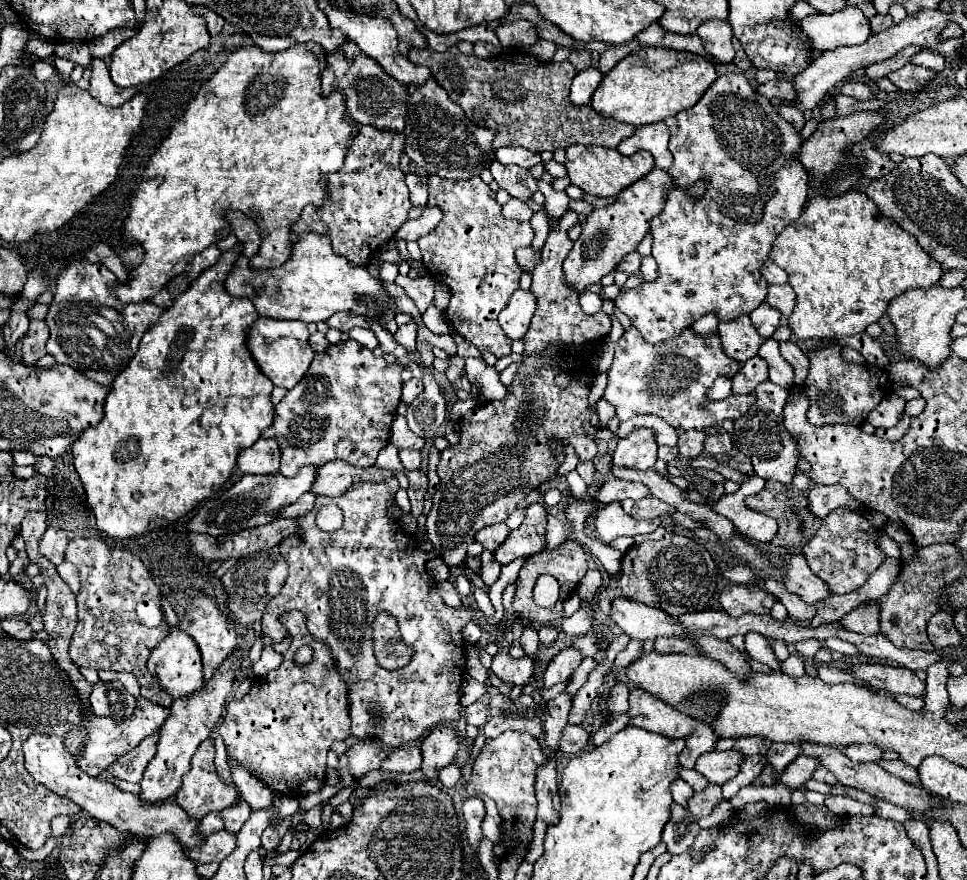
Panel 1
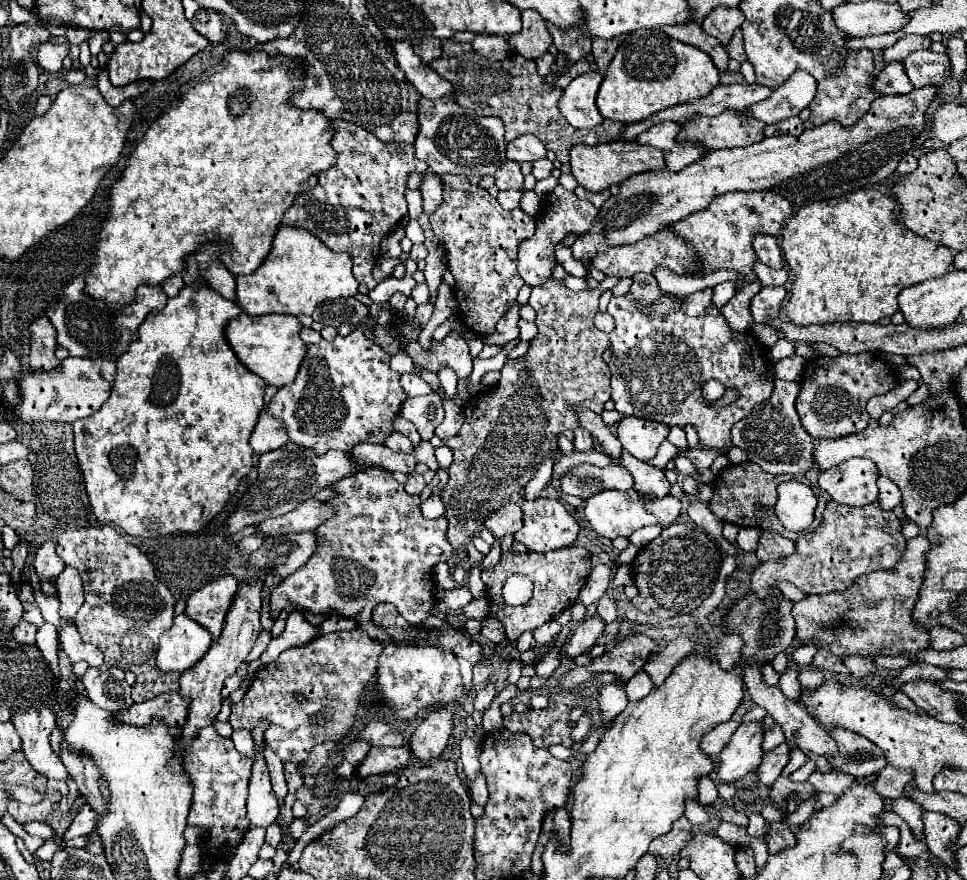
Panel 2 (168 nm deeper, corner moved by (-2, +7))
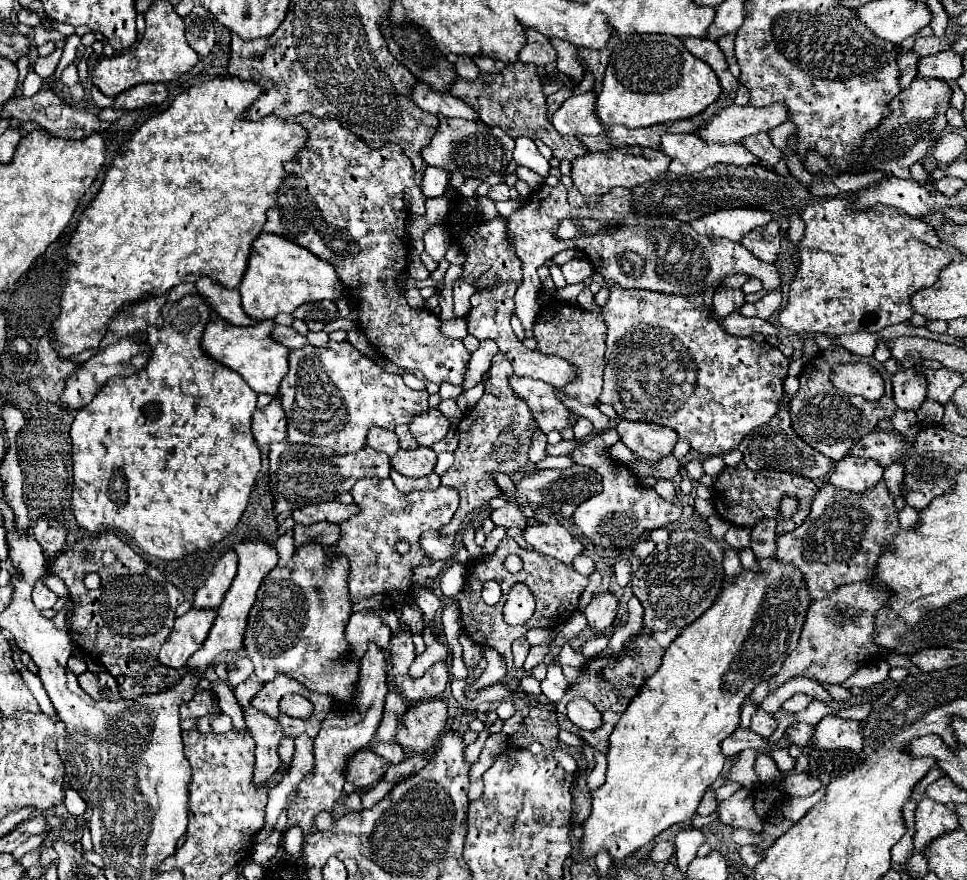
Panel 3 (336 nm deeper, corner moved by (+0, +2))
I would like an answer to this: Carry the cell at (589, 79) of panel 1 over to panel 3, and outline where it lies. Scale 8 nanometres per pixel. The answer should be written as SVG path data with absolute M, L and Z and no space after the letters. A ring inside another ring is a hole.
M593 89L581 95L571 95L551 117L553 127L561 135L601 135L605 125L595 115L595 97L597 93Z

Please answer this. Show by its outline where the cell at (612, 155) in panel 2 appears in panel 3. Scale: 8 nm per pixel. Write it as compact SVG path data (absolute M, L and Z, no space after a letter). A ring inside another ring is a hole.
M627 147L623 151L609 151L609 153L587 153L583 157L573 159L573 169L571 169L571 179L579 193L589 199L589 197L599 197L611 191L613 187L625 187L633 189L637 185L643 185L645 181L655 179L659 173L669 169L671 159L663 155L657 149L643 149L643 147Z

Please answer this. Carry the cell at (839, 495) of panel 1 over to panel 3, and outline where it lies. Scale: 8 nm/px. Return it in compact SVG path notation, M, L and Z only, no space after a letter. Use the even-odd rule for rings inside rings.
M845 457L837 461L835 471L829 477L829 485L835 489L845 489L851 493L865 493L883 479L883 469L879 463L869 459Z

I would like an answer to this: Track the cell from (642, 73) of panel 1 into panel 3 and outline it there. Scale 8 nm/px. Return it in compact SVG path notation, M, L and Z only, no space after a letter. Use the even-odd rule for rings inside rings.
M627 35L609 59L603 89L597 95L595 113L605 127L623 125L629 129L687 119L709 107L721 93L713 69L693 57L677 37L671 35Z

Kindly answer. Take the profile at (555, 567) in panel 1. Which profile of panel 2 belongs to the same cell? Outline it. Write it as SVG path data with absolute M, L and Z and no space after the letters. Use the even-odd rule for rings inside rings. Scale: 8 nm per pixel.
M577 546L553 550L553 552L545 552L545 554L539 554L539 552L521 554L521 552L507 550L507 552L503 552L503 560L499 564L483 570L481 580L485 582L485 596L491 602L489 614L503 624L505 636L511 644L519 638L521 632L543 626L545 622L551 622L559 612L573 606L573 602L579 596L579 590L583 588L583 584L587 582L587 576L591 574L591 562L587 560L587 554L589 552L585 548L577 548ZM517 572L529 576L535 584L535 590L533 590L533 598L525 606L511 608L501 602L501 588L503 588L505 578L511 574L517 574Z

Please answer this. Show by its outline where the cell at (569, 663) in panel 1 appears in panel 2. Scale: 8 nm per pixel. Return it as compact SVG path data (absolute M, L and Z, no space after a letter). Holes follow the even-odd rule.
M593 612L573 632L565 656L567 658L573 658L573 656L581 656L587 650L591 650L593 644L597 642L597 638L603 634L603 630L605 630L605 620L597 612Z

